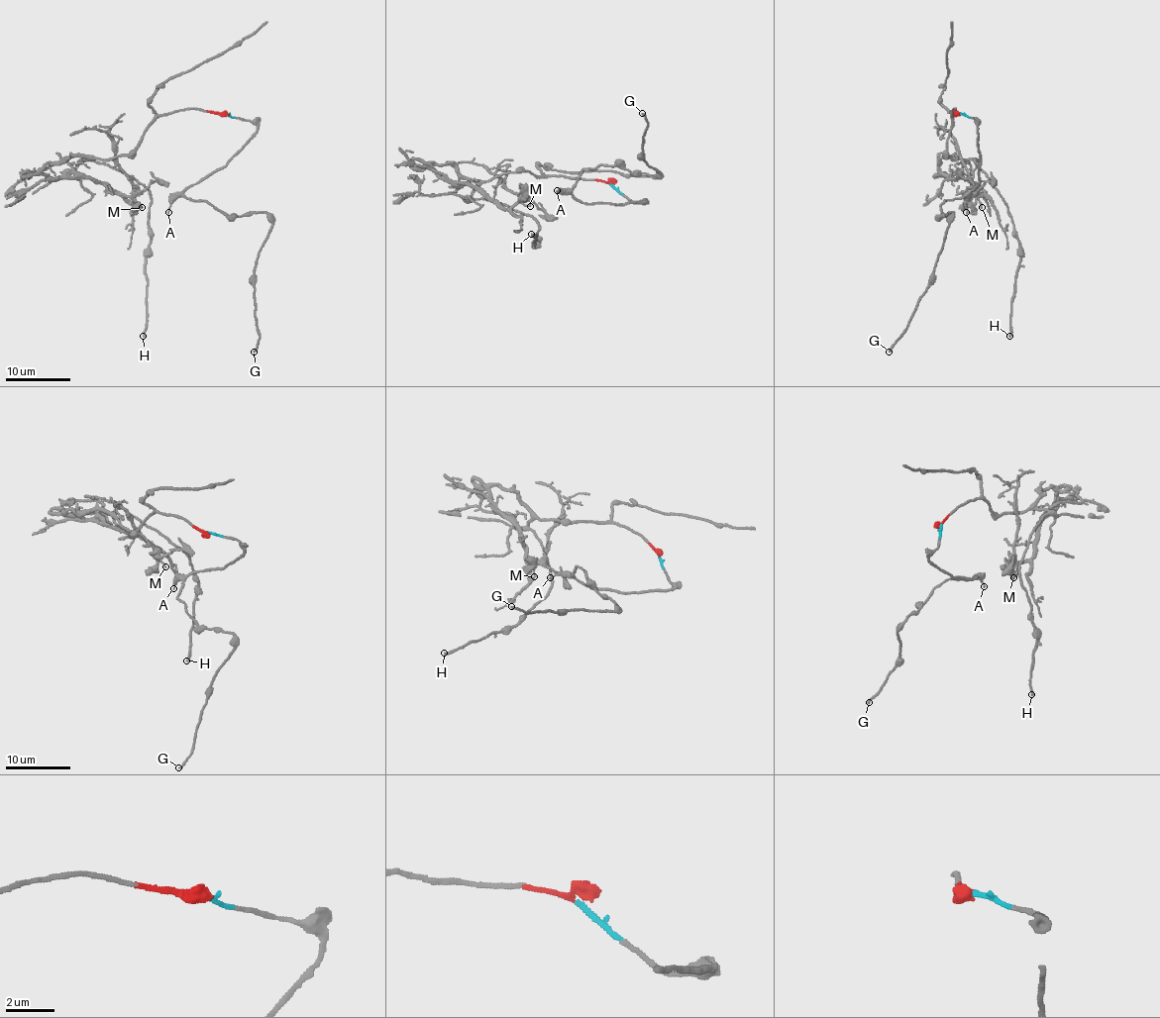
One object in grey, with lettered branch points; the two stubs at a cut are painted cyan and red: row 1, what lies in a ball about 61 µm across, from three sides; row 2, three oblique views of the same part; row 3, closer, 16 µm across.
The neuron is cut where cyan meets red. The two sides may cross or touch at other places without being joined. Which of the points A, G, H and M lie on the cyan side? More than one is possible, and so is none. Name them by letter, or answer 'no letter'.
A, G

